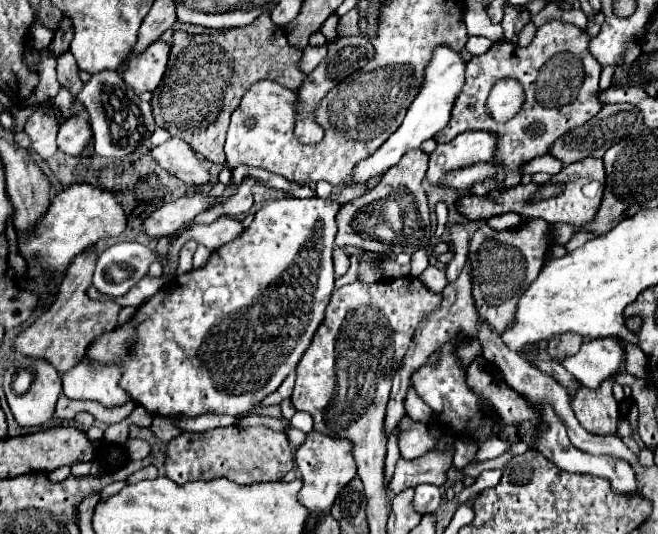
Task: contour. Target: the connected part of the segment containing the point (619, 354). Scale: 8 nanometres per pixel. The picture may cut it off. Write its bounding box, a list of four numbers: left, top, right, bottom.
[561,338,625,390]

